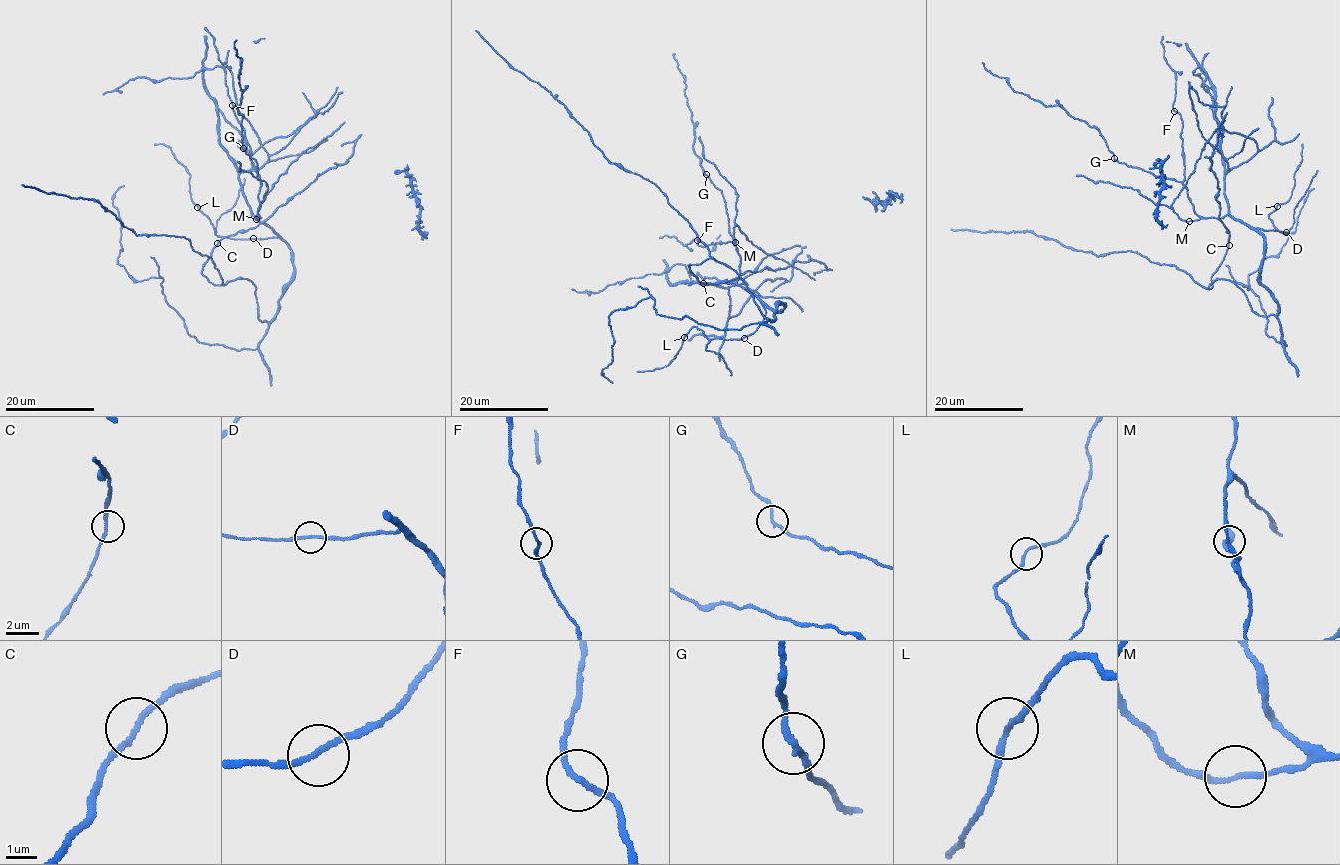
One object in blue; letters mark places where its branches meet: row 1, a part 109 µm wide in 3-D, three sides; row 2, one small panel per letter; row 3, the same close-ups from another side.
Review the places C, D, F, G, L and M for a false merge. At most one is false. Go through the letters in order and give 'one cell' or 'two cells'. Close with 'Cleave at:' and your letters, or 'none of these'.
C: one cell
D: one cell
F: one cell
G: one cell
L: one cell
M: one cell
Cleave at: none of these

